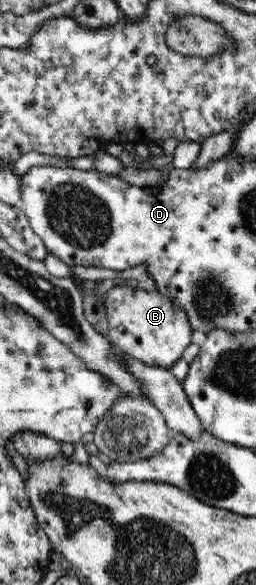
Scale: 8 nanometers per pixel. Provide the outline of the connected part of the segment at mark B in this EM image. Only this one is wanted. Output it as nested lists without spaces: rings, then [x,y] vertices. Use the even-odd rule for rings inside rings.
[[[113,286],[104,295],[109,333],[107,337],[124,351],[152,367],[172,368],[182,358],[184,349],[192,343],[193,327],[179,303],[159,291],[144,291],[132,286]]]

